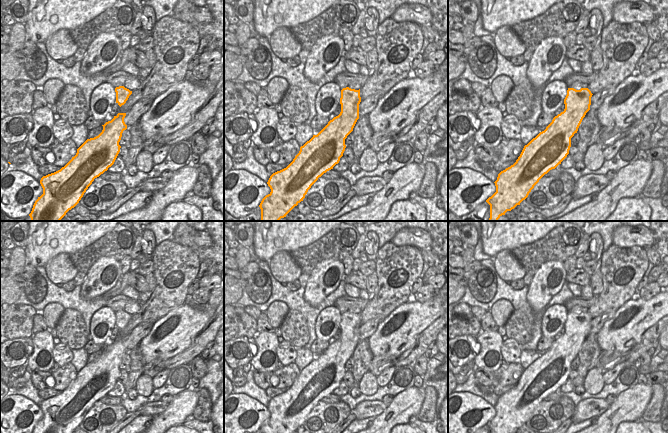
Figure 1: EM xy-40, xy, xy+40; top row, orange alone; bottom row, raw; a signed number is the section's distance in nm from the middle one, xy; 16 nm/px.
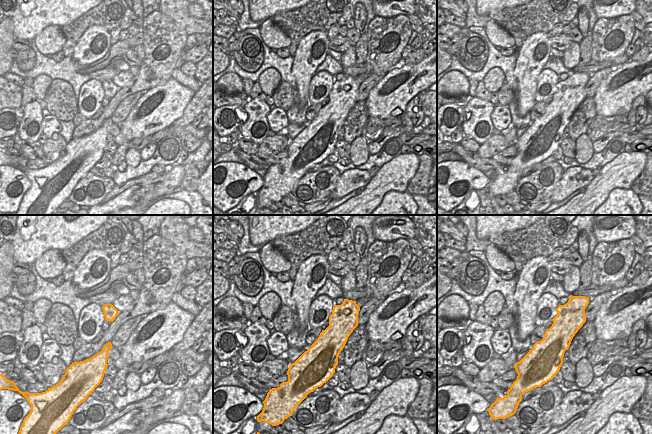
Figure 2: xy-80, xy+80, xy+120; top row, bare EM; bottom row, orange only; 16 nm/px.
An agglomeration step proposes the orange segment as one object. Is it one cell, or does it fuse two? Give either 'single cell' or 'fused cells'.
single cell

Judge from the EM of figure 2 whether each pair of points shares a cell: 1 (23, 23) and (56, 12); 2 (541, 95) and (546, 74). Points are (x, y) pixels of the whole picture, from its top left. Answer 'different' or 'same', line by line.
1: same
2: same

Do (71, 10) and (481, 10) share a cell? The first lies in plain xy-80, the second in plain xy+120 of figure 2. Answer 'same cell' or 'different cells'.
same cell

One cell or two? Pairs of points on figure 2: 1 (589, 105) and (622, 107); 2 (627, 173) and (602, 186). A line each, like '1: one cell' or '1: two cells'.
1: two cells
2: one cell

